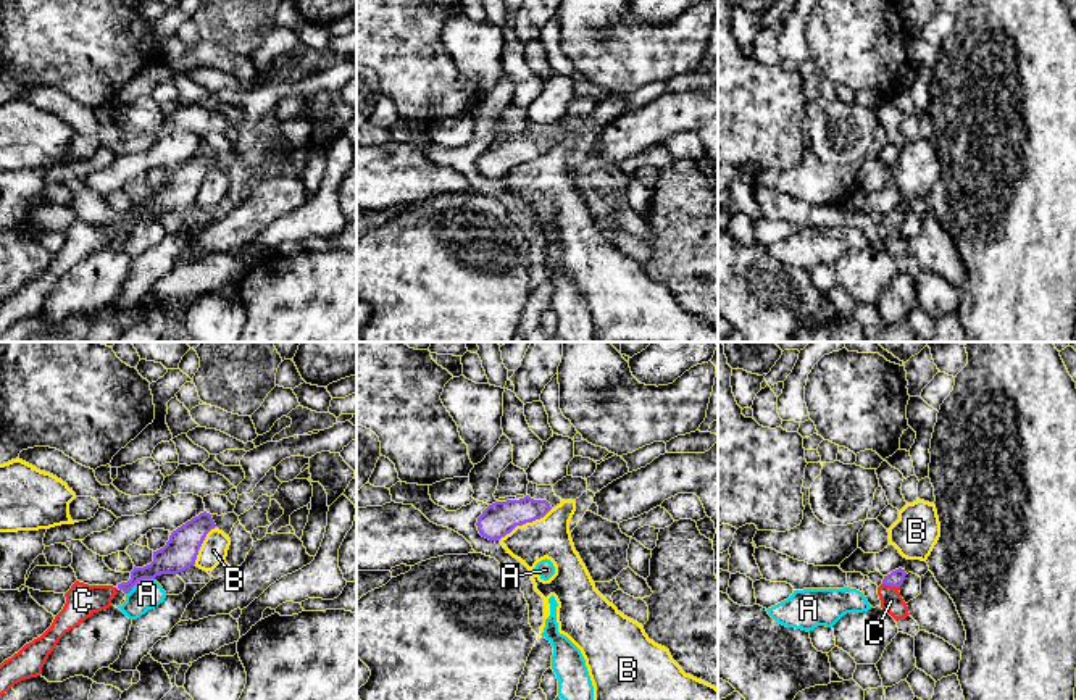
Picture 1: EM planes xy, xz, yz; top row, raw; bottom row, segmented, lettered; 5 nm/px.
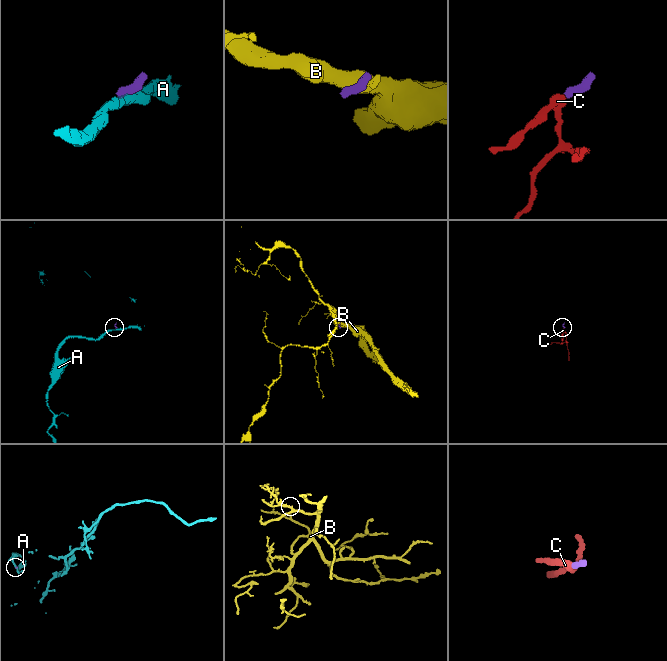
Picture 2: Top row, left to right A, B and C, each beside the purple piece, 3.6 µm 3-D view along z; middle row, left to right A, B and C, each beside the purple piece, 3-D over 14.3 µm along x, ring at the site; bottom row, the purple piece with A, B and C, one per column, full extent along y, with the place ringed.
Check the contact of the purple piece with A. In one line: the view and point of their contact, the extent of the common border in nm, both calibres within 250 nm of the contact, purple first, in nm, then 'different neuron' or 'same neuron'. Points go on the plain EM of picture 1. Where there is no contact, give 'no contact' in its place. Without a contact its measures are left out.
xy (139, 218) | 170 nm | 160/150 nm | different neuron

